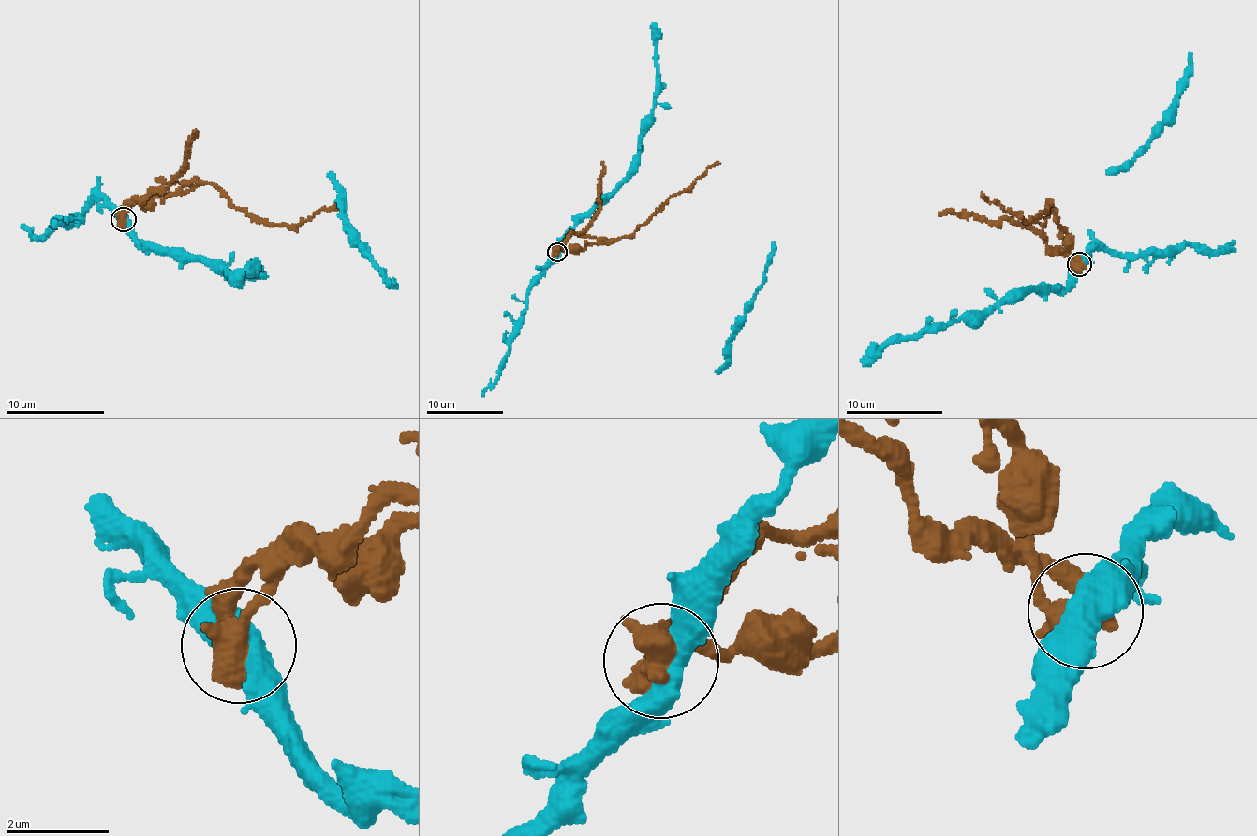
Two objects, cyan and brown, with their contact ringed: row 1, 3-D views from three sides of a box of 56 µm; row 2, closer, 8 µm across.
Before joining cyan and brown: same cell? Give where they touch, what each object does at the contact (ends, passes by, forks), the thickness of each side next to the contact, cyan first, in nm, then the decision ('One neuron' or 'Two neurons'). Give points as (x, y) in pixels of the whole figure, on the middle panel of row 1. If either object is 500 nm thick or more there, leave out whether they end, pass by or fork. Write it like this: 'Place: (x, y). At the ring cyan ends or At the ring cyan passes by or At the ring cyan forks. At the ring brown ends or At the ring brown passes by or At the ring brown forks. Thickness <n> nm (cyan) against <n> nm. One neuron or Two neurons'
Place: (556, 252). Thickness 550 nm (cyan) against 550 nm. Two neurons

